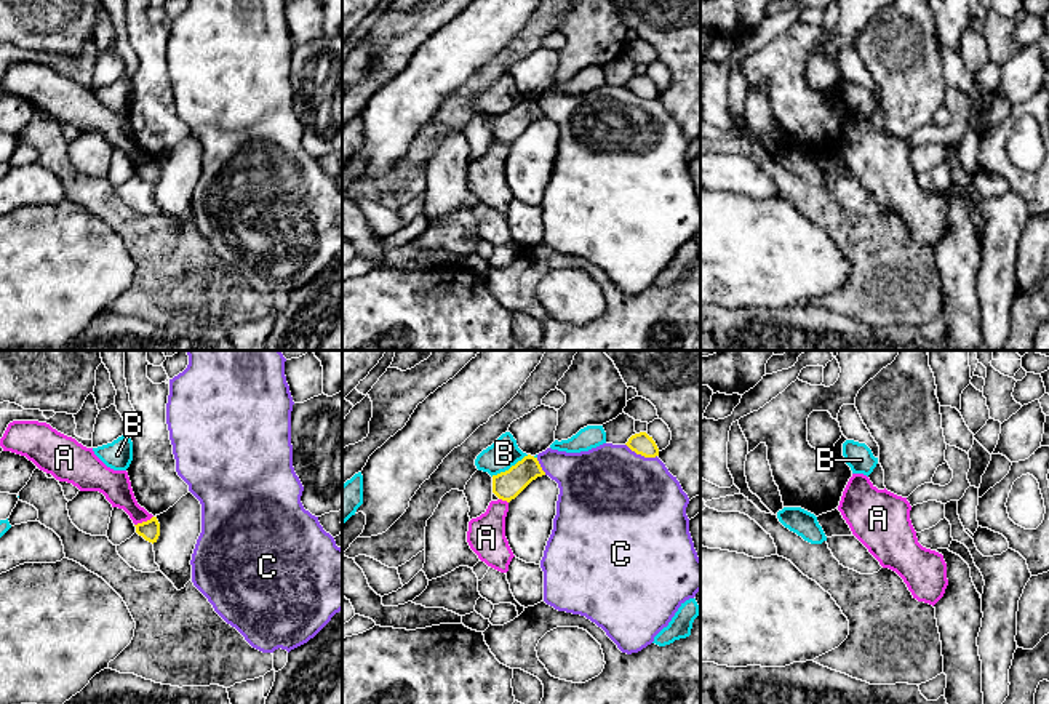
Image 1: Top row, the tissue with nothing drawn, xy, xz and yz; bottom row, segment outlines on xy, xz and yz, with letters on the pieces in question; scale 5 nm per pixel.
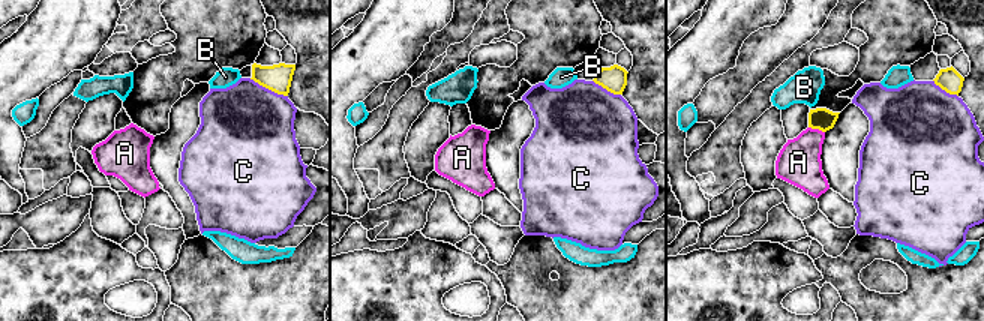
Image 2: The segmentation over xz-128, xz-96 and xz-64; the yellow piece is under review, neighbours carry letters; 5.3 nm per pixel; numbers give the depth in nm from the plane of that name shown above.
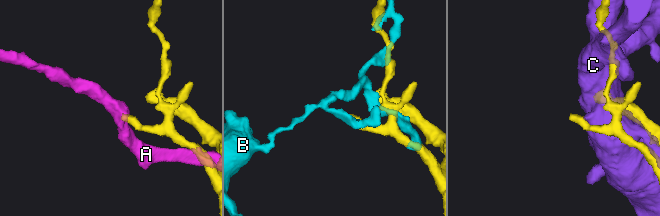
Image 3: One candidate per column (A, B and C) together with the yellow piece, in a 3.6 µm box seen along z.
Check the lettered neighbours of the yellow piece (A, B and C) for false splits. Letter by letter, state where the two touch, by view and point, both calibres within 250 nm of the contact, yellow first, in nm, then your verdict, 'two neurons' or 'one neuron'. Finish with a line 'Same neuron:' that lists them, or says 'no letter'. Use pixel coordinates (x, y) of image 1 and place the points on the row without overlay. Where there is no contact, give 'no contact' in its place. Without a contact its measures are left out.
A: xy (143, 164) | 100/150 nm | two neurons
B: xz (510, 109) | 150/150 nm | two neurons
C: xz (642, 96) | 110/500 nm | two neurons
Same neuron: no letter

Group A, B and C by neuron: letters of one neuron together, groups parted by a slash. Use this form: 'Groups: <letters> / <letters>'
Groups: A / B / C

